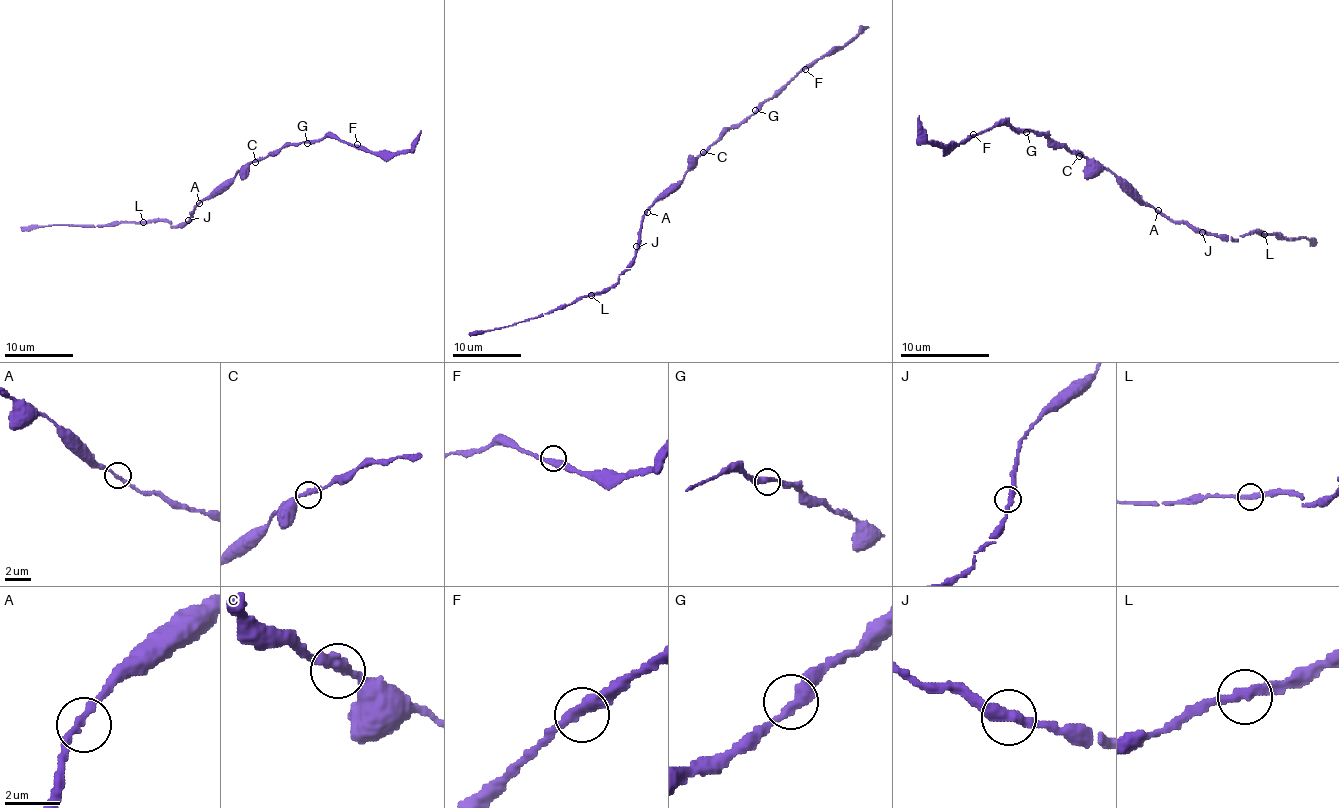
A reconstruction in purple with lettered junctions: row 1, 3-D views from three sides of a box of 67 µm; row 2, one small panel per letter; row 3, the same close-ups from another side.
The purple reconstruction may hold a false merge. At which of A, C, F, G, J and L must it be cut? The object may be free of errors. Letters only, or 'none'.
none

